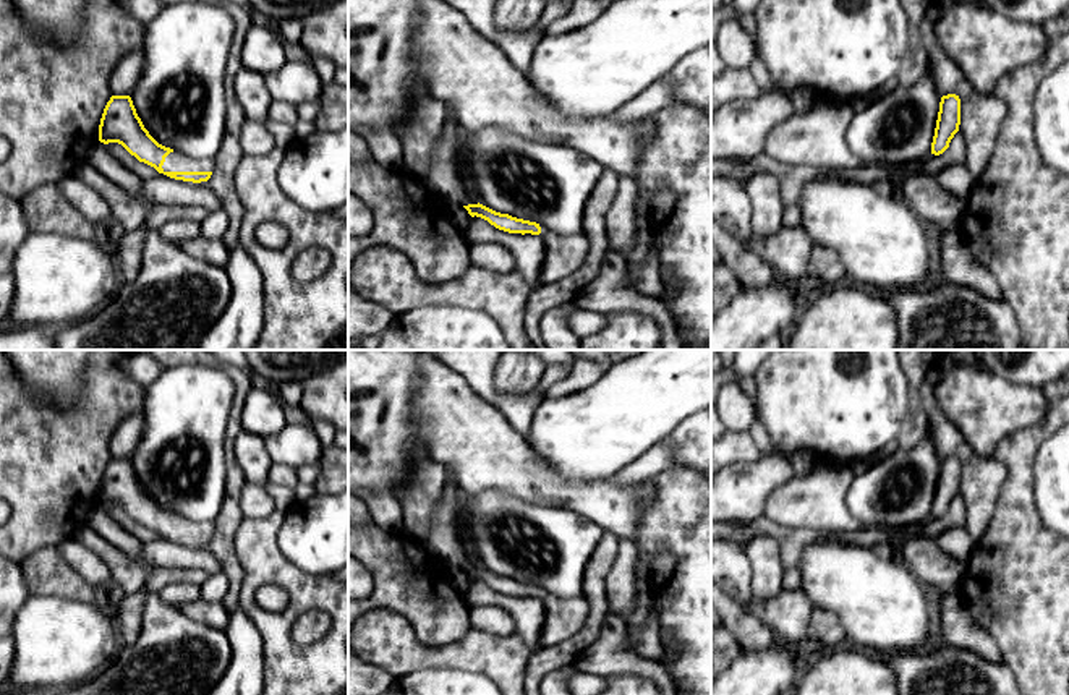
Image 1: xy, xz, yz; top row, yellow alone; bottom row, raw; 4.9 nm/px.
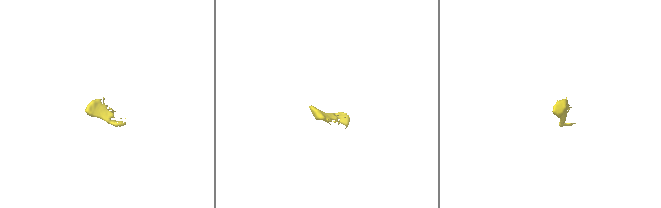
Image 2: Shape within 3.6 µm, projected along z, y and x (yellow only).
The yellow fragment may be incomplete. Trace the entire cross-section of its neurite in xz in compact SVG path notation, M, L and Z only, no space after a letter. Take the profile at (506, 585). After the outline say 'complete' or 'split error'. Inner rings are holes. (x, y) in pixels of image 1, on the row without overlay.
M483 567L463 569L471 580L481 580L509 596L539 598L544 604L544 622L539 635L541 646L554 646L583 629L588 617L588 603L583 596L562 599L546 588L496 575Z; split error

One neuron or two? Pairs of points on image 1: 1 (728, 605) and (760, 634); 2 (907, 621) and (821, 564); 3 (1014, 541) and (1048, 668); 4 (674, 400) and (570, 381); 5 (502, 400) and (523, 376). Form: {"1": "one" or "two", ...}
{"1": "one", "2": "one", "3": "one", "4": "two", "5": "two"}

